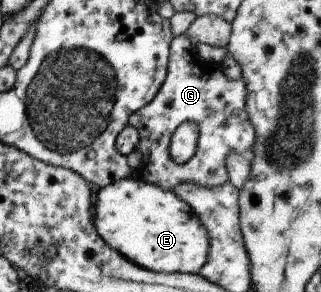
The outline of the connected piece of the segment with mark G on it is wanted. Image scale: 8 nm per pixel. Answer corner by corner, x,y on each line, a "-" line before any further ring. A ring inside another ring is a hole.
186,34
174,37
169,46
169,61
167,75
156,93
156,96
146,106
130,116
129,125
134,127
140,135
138,149
142,152
141,163
138,166
140,178
150,184
172,190
180,183
194,183
205,187
215,187
228,181
226,160
230,151
249,154
255,143
255,130
245,112
246,87
242,77
228,78
213,61
206,61
199,57
195,50
196,44
190,41
-
186,121
197,124
199,137
194,156
184,164
176,164
171,157
171,136
174,131

